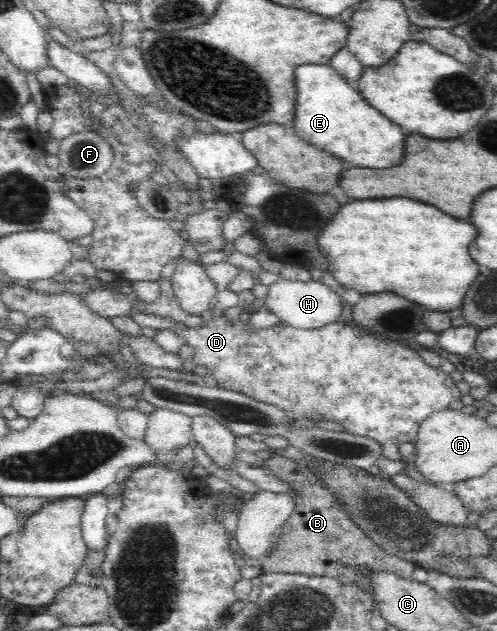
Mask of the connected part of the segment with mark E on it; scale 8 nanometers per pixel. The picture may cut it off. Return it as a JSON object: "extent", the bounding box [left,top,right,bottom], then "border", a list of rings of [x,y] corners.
{"extent":[291,63,403,169],"border":[[[305,63],[295,69],[295,111],[291,128],[315,148],[347,161],[350,166],[385,169],[403,159],[403,131],[369,105],[355,84],[341,77],[330,63]]]}

